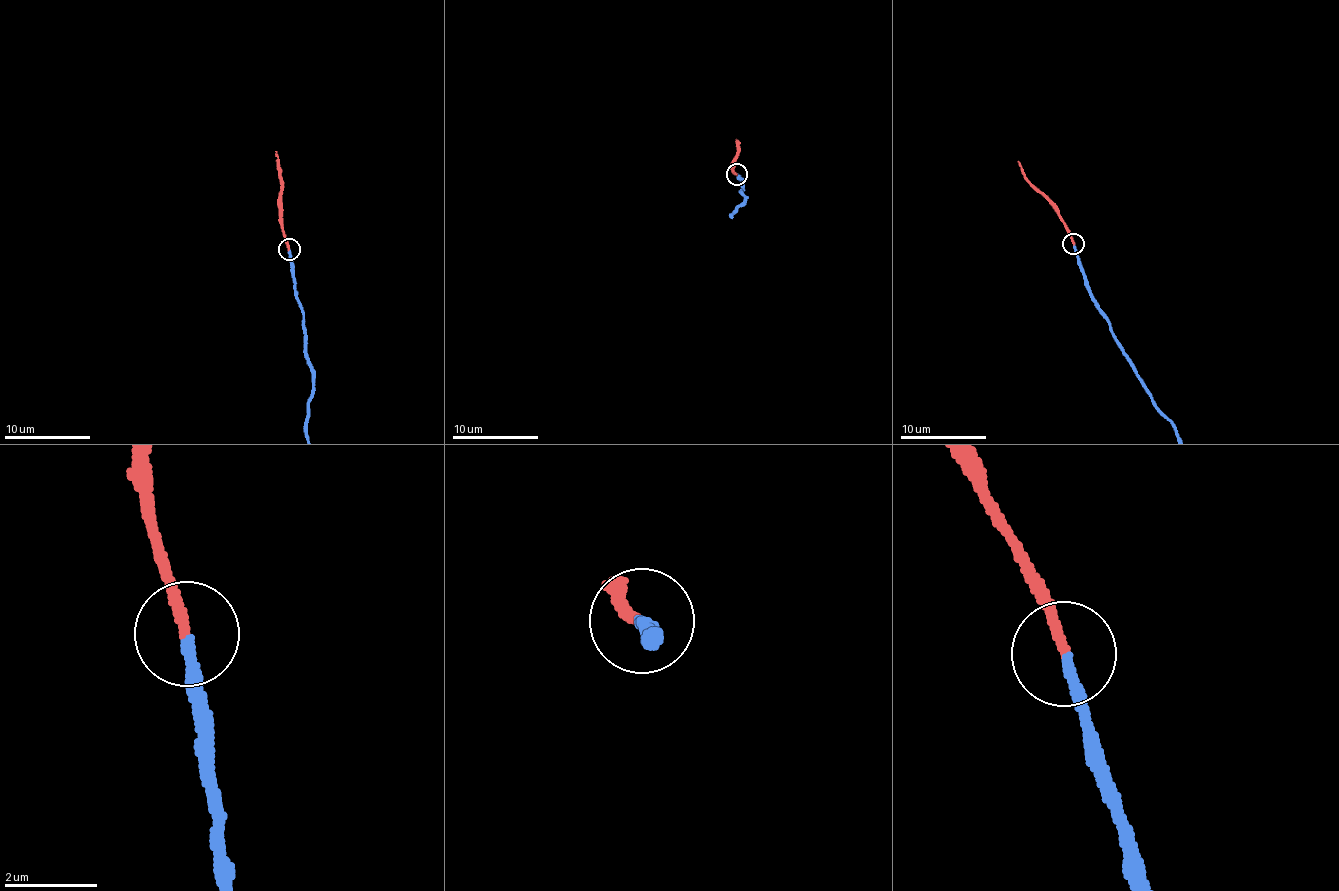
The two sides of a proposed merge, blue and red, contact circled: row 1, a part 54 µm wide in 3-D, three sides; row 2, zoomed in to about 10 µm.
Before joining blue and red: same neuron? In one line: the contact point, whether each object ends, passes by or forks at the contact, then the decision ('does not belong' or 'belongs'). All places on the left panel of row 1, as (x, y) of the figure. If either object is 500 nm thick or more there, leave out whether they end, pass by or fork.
at (289, 249); blue ends there; red ends there; belongs

